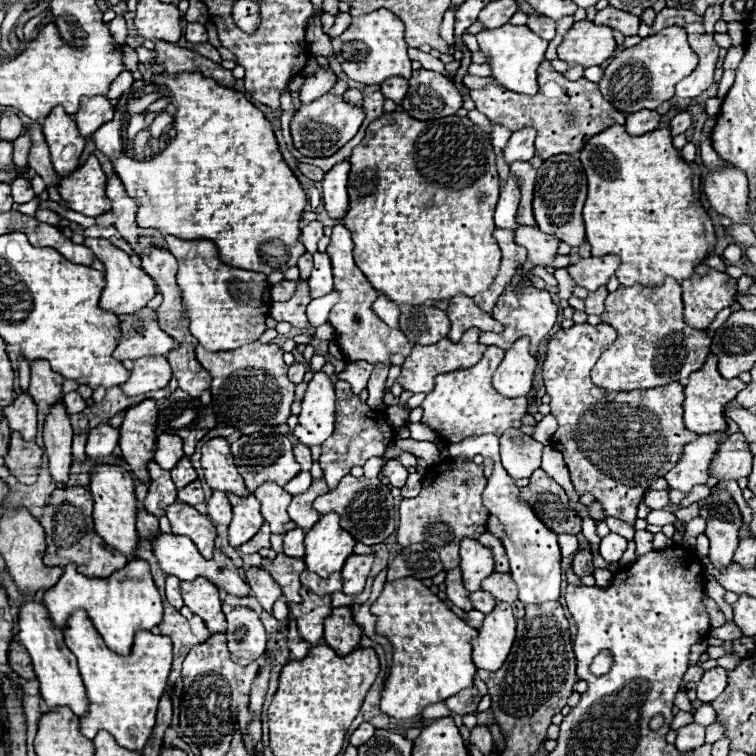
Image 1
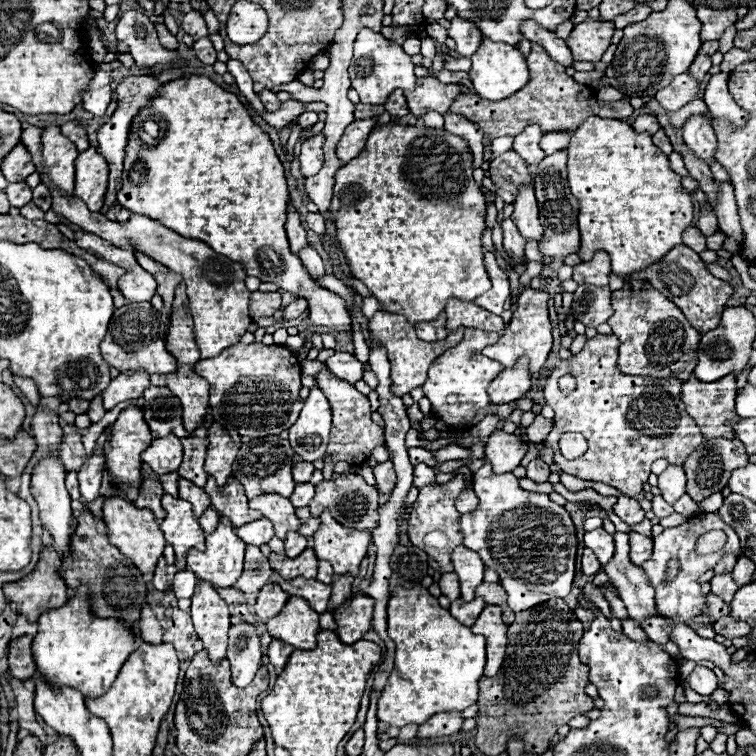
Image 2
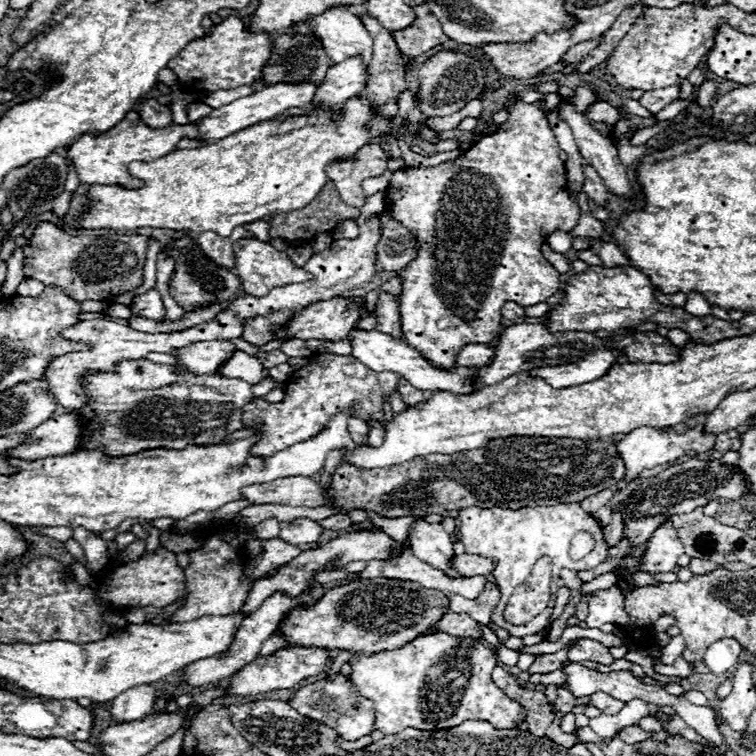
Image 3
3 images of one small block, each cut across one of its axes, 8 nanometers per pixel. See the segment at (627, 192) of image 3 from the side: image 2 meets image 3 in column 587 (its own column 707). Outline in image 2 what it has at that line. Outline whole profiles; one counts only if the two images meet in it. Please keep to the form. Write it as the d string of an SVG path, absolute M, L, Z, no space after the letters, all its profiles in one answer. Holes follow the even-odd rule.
M694 114L686 120L682 126L682 138L684 144L698 154L698 158L710 162L714 158L714 148L716 148L716 134L714 128L710 126L710 118Z

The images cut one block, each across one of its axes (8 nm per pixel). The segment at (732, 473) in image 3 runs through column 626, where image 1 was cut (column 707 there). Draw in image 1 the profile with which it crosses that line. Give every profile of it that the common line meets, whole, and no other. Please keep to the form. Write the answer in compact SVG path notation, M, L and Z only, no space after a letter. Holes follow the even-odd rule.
M728 490L710 492L708 498L702 500L704 506L700 516L706 520L706 536L710 540L710 560L720 570L732 562L734 550L740 542L738 530L742 526L742 514L732 500Z

